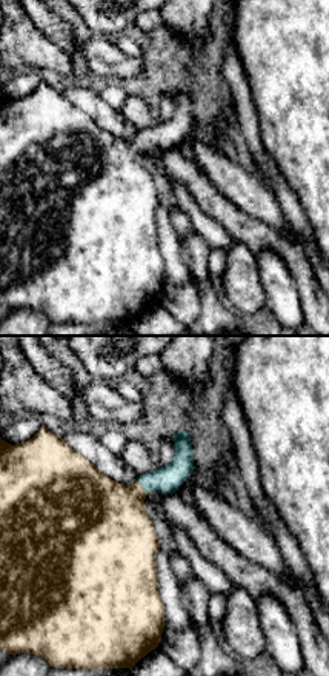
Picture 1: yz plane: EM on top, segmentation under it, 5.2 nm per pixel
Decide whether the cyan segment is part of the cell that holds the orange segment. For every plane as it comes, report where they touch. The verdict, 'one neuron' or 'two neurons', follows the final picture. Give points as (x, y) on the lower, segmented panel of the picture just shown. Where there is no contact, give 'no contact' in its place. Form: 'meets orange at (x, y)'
meets orange at (142, 487)

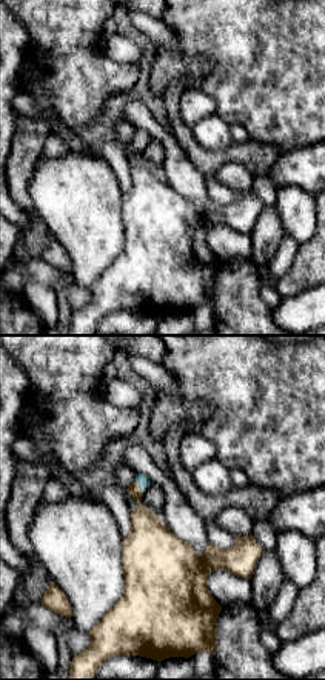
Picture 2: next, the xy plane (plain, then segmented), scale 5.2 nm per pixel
meets orange at (139, 486)

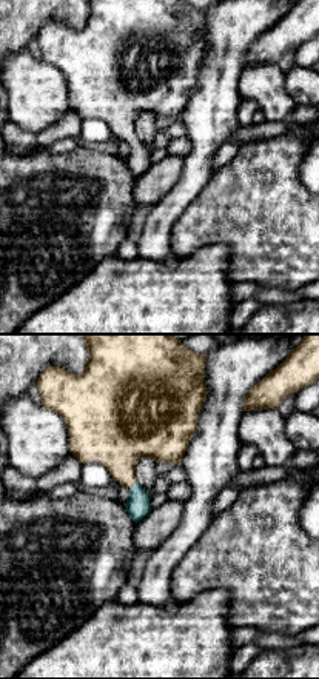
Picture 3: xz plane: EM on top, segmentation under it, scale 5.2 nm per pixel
meets orange at (133, 484)

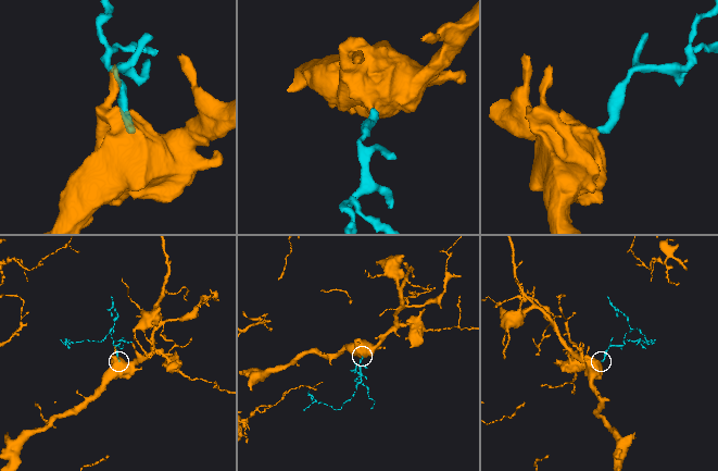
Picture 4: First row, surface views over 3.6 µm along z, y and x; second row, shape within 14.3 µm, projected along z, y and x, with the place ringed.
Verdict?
one neuron

